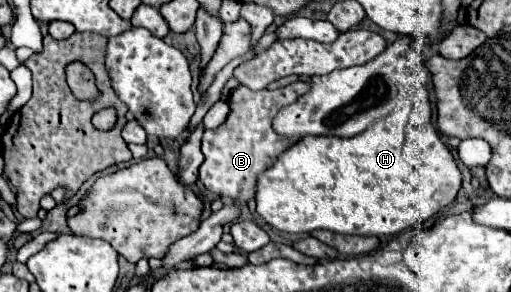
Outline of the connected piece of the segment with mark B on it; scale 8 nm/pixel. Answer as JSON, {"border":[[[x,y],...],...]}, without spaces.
{"border":[[[295,82],[279,90],[261,92],[253,92],[239,84],[235,90],[231,90],[227,100],[229,116],[225,124],[221,124],[217,130],[203,132],[201,152],[205,160],[199,168],[201,184],[225,202],[251,202],[257,192],[255,186],[259,174],[269,170],[277,162],[277,156],[281,156],[293,144],[293,140],[285,140],[285,136],[277,136],[277,132],[273,132],[273,116],[277,116],[281,108],[293,104],[307,90],[309,82]]]}

